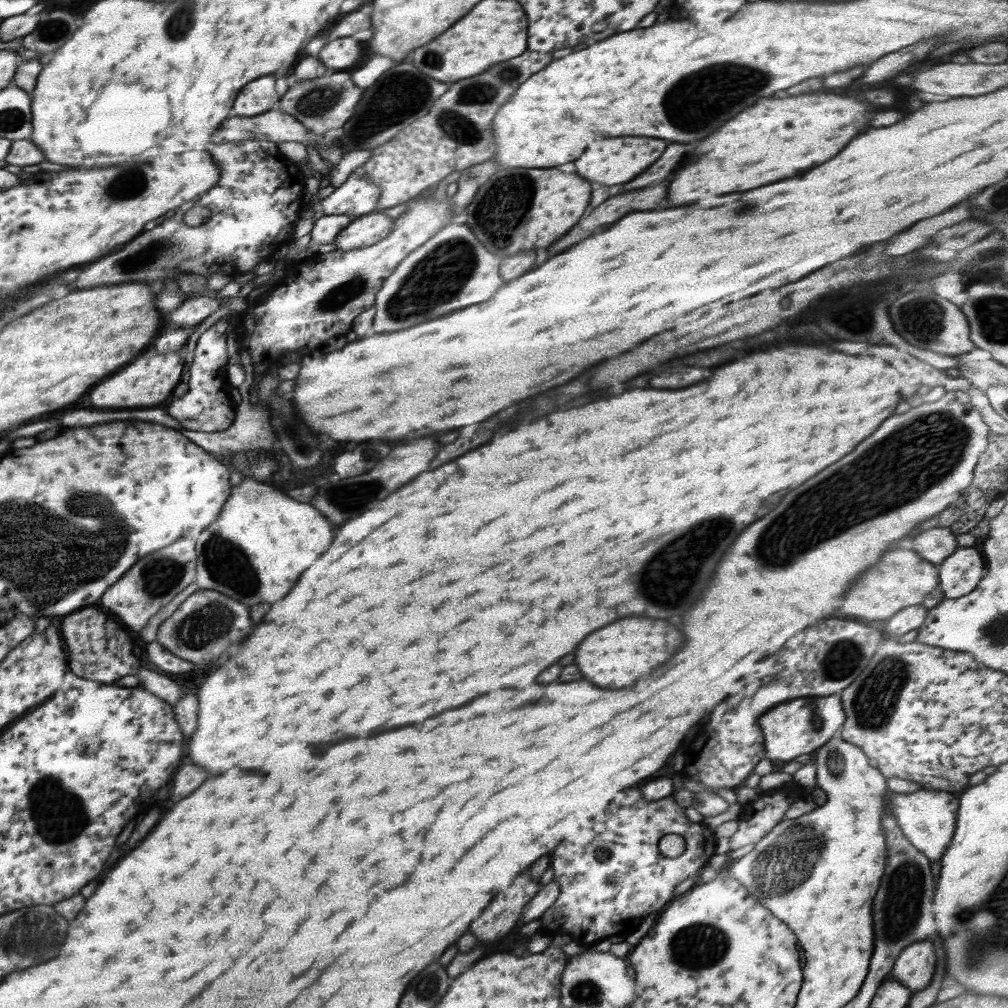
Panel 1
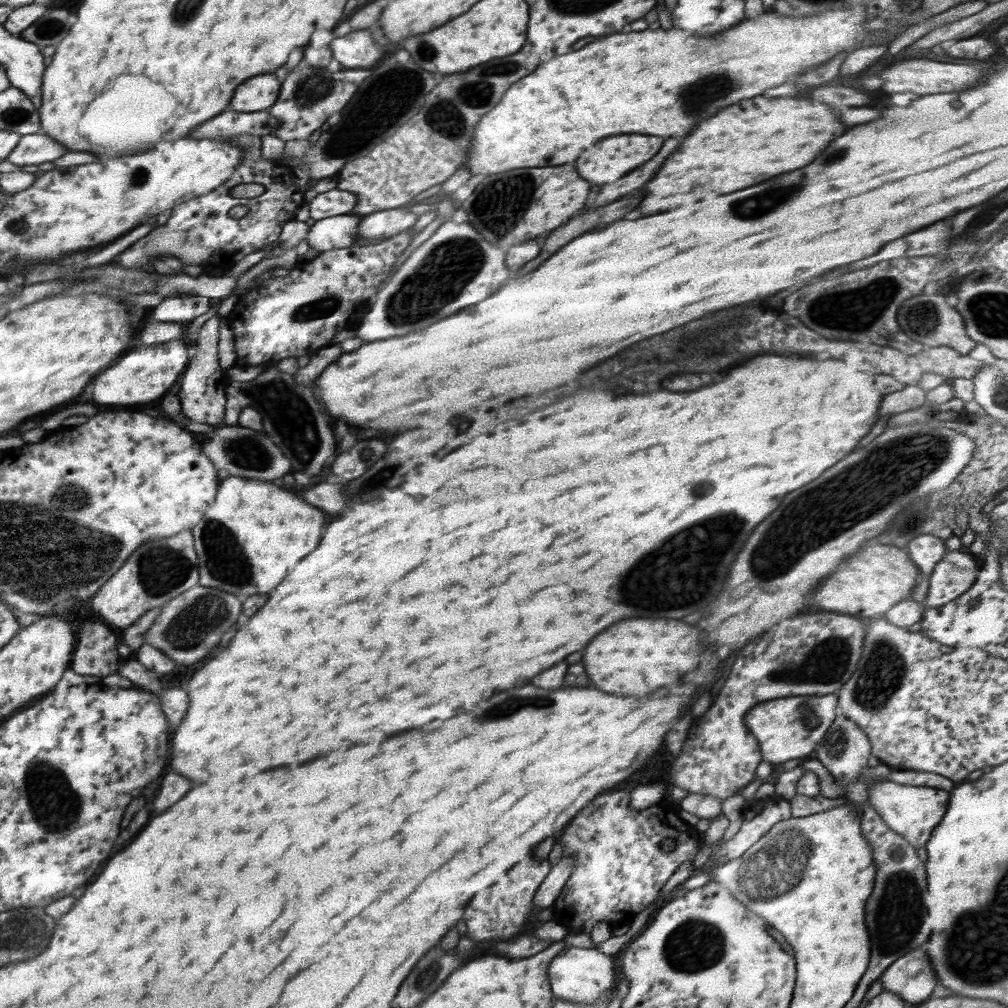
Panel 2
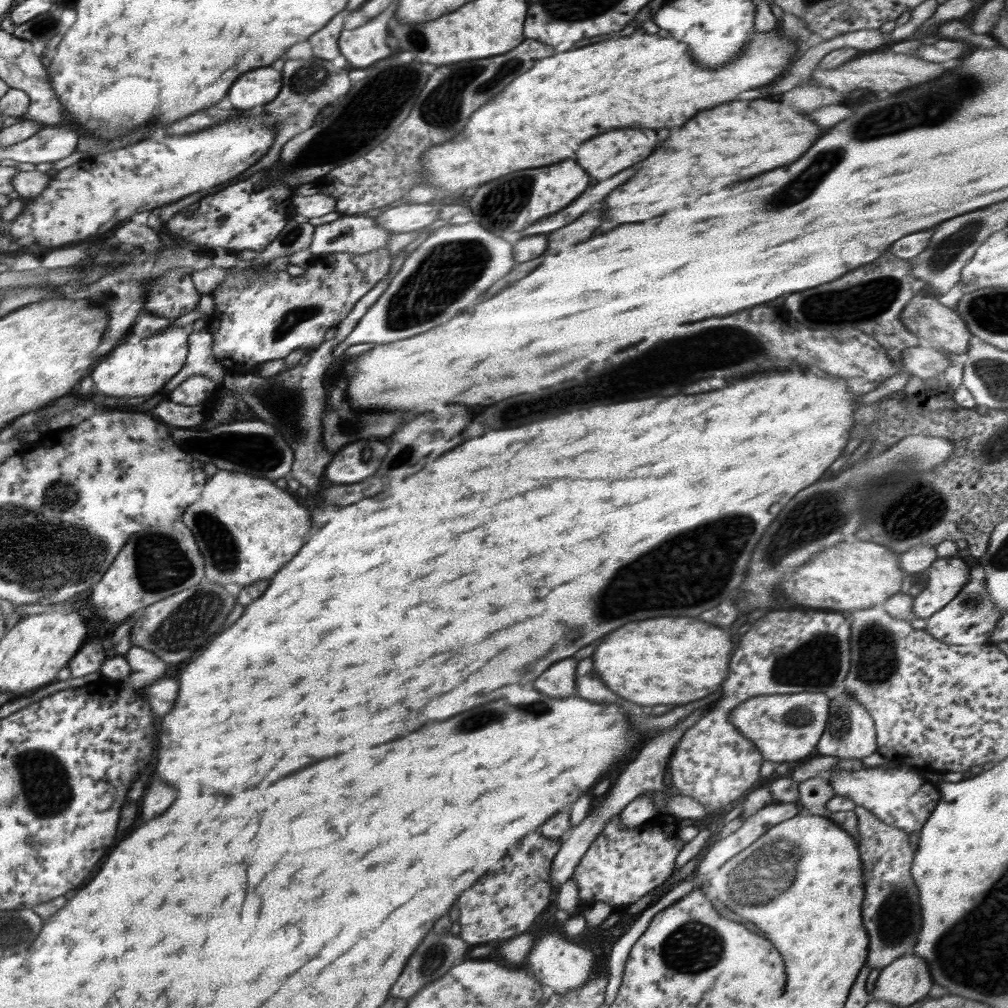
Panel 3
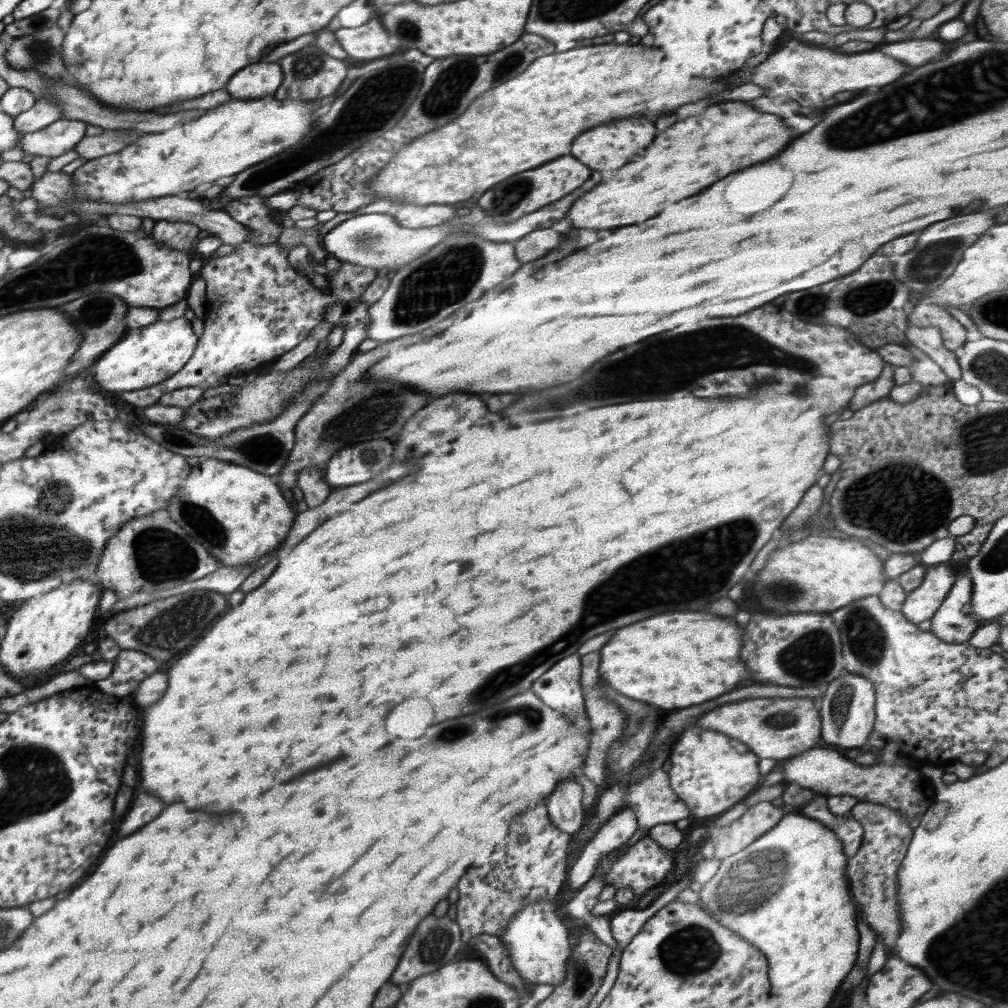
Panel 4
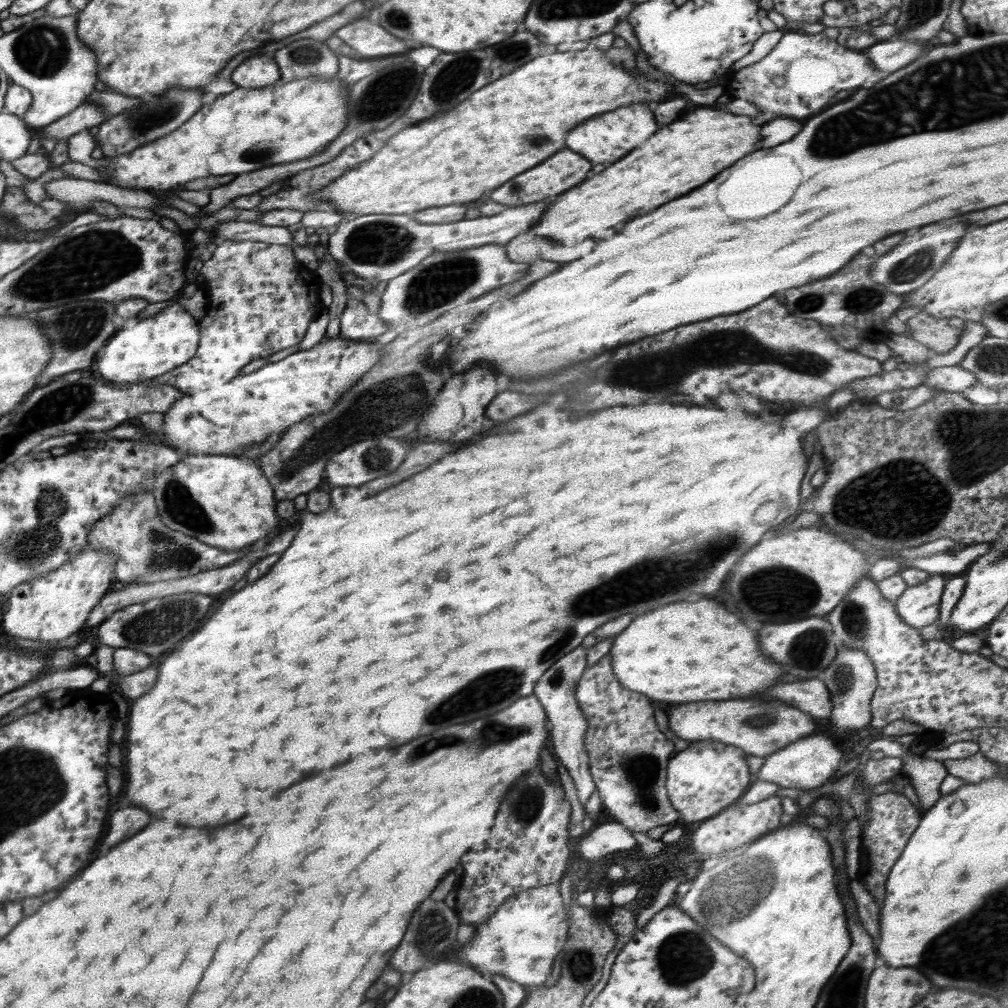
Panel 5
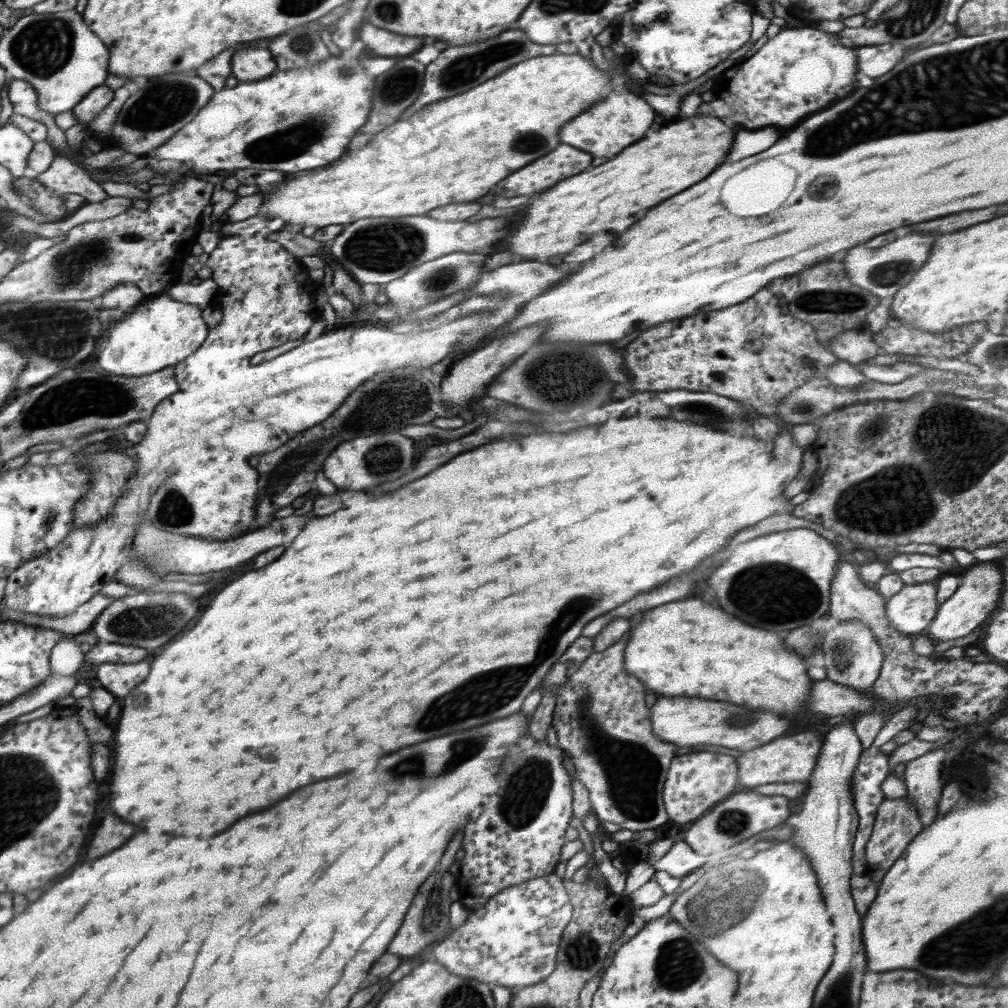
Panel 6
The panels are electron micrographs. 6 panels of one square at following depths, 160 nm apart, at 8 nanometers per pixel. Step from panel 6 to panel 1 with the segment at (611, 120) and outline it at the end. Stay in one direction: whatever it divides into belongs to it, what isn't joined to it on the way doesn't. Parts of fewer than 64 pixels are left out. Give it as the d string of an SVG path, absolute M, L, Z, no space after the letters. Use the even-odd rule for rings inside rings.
M606 138L600 142L594 142L586 148L586 152L574 162L576 170L580 176L606 184L606 186L614 186L614 184L624 184L632 178L636 178L642 170L646 170L652 162L656 162L662 152L666 150L666 140L660 138Z

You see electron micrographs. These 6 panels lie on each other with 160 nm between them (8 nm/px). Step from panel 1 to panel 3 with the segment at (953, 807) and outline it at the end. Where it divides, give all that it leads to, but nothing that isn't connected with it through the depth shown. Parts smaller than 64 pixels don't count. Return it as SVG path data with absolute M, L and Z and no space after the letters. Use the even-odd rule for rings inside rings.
M906 764L896 765L896 768L864 766L858 771L836 771L831 767L825 775L834 794L850 798L857 806L874 813L882 822L902 828L909 835L922 830L940 802L941 794L937 784L930 784L930 781L918 774L917 768Z

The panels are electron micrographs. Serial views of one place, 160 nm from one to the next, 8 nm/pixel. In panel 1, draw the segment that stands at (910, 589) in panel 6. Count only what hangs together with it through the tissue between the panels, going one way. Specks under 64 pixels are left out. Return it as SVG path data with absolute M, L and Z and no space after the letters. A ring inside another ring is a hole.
M957 547L939 564L939 588L946 599L972 592L985 571L983 556L975 547Z

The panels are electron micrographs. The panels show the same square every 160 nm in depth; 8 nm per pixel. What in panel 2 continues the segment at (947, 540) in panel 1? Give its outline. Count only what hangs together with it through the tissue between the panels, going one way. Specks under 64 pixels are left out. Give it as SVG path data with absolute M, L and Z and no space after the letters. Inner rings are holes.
M921 534L906 546L910 560L920 572L931 573L936 563L947 553L945 541L933 534Z

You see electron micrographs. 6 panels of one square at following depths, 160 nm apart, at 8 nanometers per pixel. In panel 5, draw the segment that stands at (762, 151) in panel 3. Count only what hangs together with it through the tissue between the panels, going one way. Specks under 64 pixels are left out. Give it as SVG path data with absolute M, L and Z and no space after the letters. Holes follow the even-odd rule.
M712 108L696 110L696 112L688 114L688 118L676 120L670 126L660 128L642 146L634 148L628 156L620 158L618 162L608 166L604 172L596 174L594 178L584 180L580 186L562 194L554 202L554 208L550 208L550 212L546 210L546 214L542 216L540 224L536 226L536 234L544 236L544 238L550 236L558 244L568 242L568 240L570 242L582 242L582 238L606 240L608 236L614 234L616 224L622 224L622 222L628 222L630 218L648 214L650 210L654 210L662 204L702 186L712 176L716 176L718 172L722 172L728 166L732 166L736 160L756 152L758 150L756 148L758 140L760 140L760 126L756 126L750 116L742 118L742 116L728 114L728 112L722 112L722 110L712 110Z

